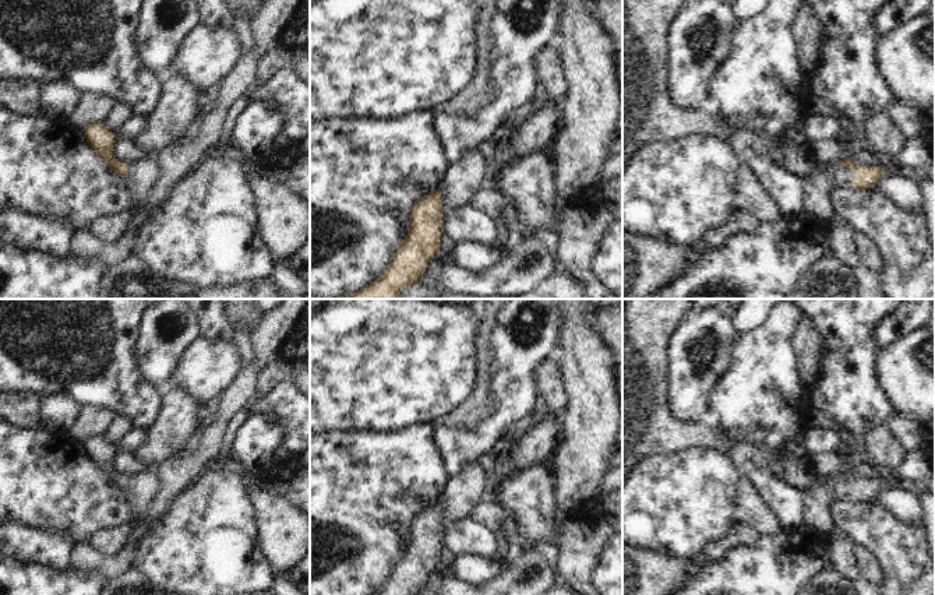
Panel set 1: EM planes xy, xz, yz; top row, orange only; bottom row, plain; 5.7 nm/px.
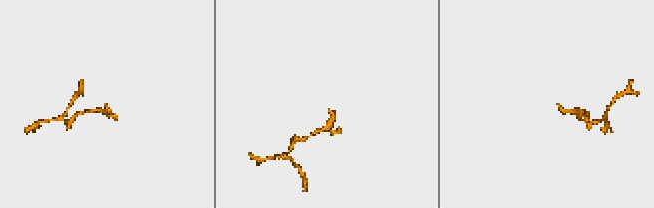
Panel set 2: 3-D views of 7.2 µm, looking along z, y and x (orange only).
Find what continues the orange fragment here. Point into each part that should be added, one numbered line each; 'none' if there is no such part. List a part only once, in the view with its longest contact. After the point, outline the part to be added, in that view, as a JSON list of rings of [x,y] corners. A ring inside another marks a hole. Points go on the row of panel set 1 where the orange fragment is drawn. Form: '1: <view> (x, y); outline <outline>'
1: yz (822, 180); outline [[[816,163],[802,182],[804,212],[833,222],[836,215],[832,194],[839,189],[851,187],[851,183],[853,173],[847,166]]]

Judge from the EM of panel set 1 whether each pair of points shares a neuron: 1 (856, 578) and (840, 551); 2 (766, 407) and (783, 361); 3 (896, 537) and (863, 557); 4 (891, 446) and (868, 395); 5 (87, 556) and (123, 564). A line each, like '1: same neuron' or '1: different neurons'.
1: same neuron
2: same neuron
3: different neurons
4: different neurons
5: same neuron

